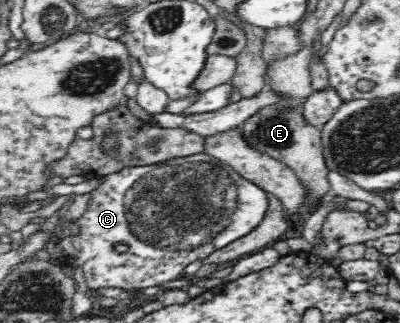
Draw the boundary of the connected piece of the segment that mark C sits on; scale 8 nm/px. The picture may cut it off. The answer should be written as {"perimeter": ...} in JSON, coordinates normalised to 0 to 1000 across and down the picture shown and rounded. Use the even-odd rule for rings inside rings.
{"perimeter":[[[513,471],[493,474],[470,486],[430,489],[423,498],[408,498],[385,511],[368,514],[323,514],[308,511],[295,529],[283,539],[270,539],[245,570],[243,582],[228,588],[220,598],[220,628],[215,632],[208,663],[183,687],[193,700],[193,718],[188,724],[158,721],[158,737],[145,740],[153,759],[153,774],[163,802],[155,817],[168,817],[178,830],[198,830],[208,861],[213,861],[215,892],[308,892],[315,901],[358,898],[373,892],[373,885],[408,885],[418,873],[438,864],[450,864],[463,851],[458,833],[478,811],[488,805],[503,805],[503,799],[518,799],[528,783],[540,774],[555,771],[560,762],[575,759],[578,749],[608,737],[615,724],[623,724],[630,712],[643,706],[643,697],[663,675],[670,647],[670,601],[653,588],[638,567],[623,563],[618,554],[598,545],[565,502],[533,489],[518,480]],[[288,749],[318,749],[325,755],[325,774],[310,786],[295,786],[283,777],[283,755]]]}

